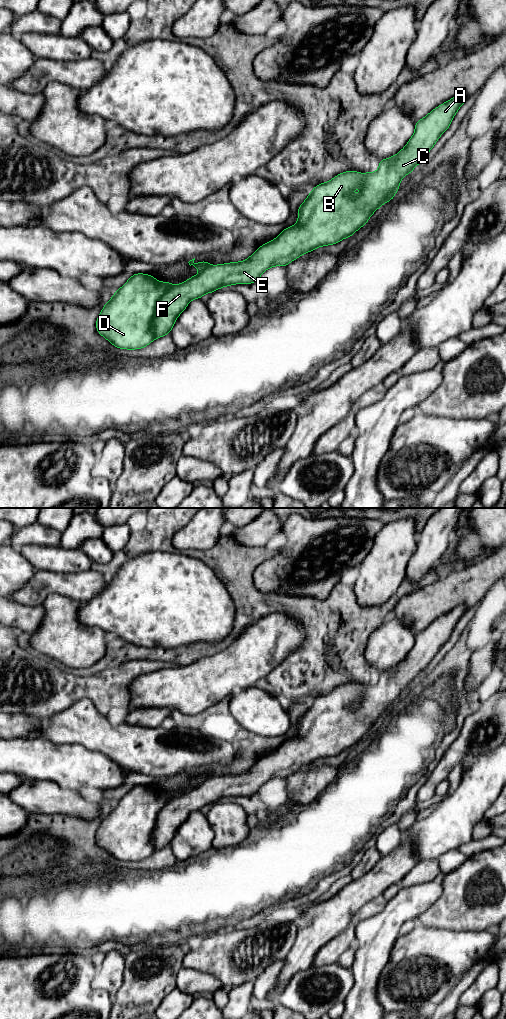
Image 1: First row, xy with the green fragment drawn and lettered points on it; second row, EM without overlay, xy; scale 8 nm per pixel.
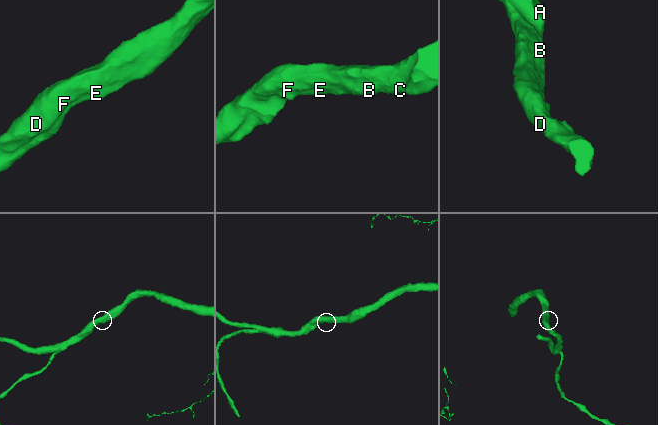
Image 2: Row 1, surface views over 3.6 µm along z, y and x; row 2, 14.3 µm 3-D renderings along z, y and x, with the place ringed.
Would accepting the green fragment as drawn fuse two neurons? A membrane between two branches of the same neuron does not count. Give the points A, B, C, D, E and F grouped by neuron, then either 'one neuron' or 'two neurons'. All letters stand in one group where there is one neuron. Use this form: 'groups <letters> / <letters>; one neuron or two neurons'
groups A B C D E F; one neuron

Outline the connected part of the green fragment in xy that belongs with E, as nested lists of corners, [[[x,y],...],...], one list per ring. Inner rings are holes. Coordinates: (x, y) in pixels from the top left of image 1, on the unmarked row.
[[[458,606],[417,633],[415,635],[415,644],[406,658],[395,668],[380,672],[379,680],[376,684],[372,685],[368,683],[365,686],[361,686],[358,683],[347,683],[340,685],[326,695],[315,698],[306,712],[299,718],[297,735],[284,741],[274,752],[260,758],[256,764],[246,772],[211,778],[209,774],[203,772],[195,776],[194,770],[188,775],[201,784],[175,798],[173,798],[171,794],[159,794],[151,787],[143,785],[132,787],[119,802],[115,803],[114,808],[105,816],[100,824],[96,833],[98,845],[119,861],[133,862],[144,860],[154,851],[170,846],[176,831],[185,822],[191,812],[202,810],[204,806],[212,805],[221,799],[257,794],[261,786],[273,778],[286,779],[302,766],[306,766],[321,758],[336,756],[342,751],[352,748],[359,740],[366,737],[371,727],[380,718],[393,711],[399,702],[402,690],[411,685],[417,676],[424,674],[428,664],[433,660],[443,644],[450,639],[453,629],[466,612],[466,608]],[[360,696],[362,697],[361,703],[357,707],[352,708],[351,704]]]

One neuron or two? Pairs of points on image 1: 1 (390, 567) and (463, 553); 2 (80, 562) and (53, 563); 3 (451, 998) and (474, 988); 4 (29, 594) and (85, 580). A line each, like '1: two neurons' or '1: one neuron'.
1: two neurons
2: one neuron
3: two neurons
4: one neuron

